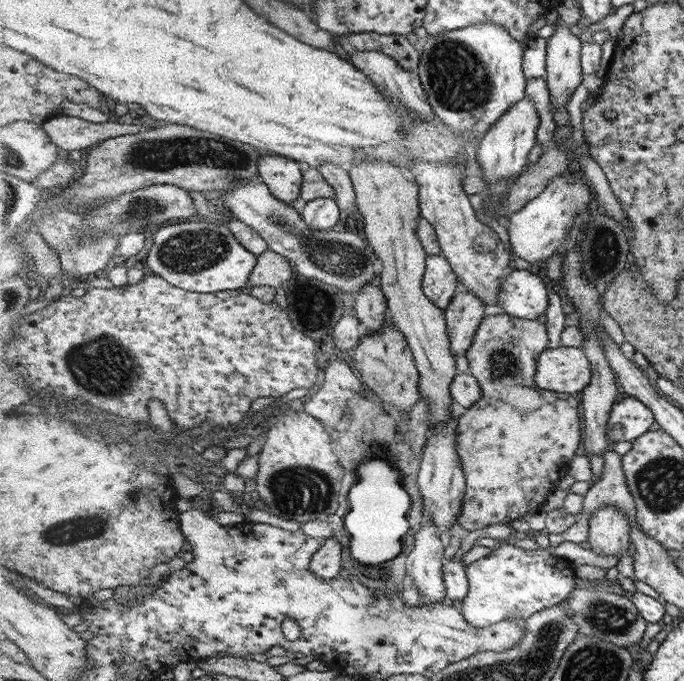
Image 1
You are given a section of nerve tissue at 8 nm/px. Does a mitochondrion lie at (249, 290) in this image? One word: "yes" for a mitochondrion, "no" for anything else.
no

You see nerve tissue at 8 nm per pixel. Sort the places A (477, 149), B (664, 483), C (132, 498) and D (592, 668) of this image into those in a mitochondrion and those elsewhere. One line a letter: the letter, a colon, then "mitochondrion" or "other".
A: other
B: mitochondrion
C: mitochondrion
D: mitochondrion

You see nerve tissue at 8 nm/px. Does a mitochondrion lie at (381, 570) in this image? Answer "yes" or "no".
no

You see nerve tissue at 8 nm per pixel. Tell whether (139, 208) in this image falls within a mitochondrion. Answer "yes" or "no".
yes

